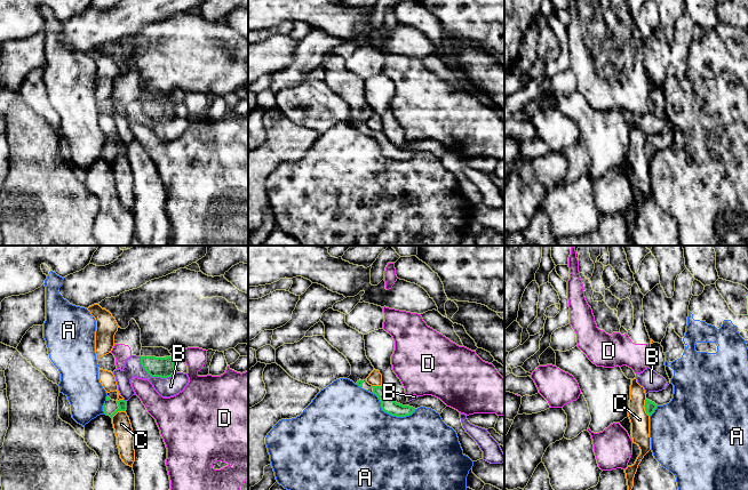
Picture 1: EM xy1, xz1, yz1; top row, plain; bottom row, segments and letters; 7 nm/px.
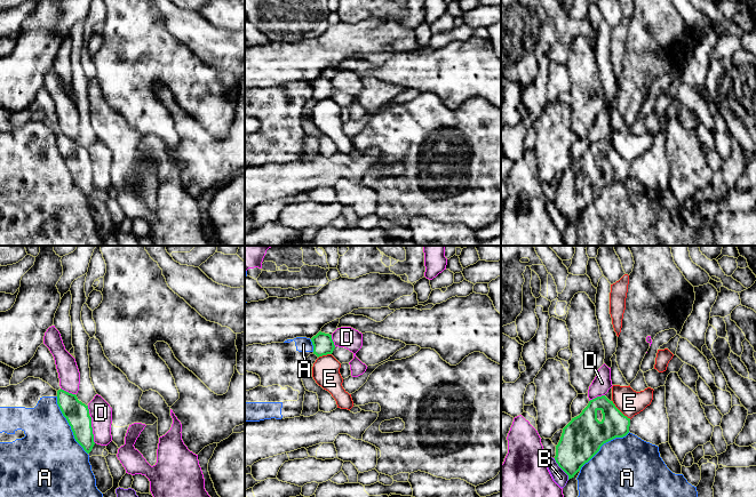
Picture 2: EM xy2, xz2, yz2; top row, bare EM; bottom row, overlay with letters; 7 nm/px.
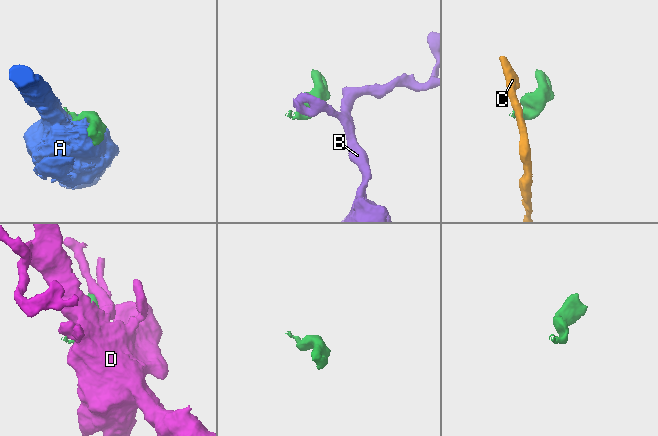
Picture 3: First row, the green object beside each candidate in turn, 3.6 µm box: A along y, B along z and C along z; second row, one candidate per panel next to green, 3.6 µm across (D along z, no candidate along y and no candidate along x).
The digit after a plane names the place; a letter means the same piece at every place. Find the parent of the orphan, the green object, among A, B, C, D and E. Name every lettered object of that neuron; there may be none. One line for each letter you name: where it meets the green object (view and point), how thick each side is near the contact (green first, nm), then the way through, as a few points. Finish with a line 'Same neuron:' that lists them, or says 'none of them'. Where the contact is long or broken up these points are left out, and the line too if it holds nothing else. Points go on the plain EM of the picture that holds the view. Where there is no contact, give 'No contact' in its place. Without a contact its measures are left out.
Same neuron: none of them

